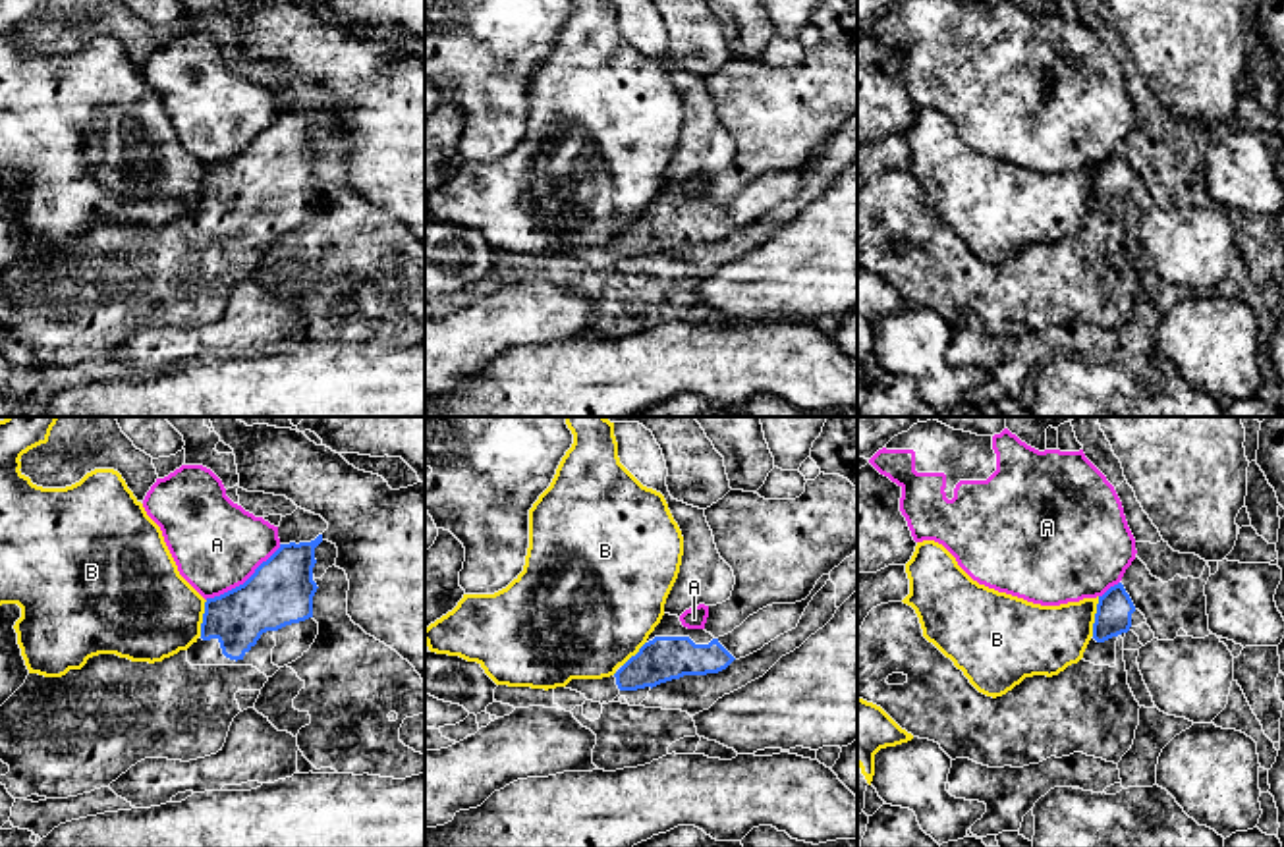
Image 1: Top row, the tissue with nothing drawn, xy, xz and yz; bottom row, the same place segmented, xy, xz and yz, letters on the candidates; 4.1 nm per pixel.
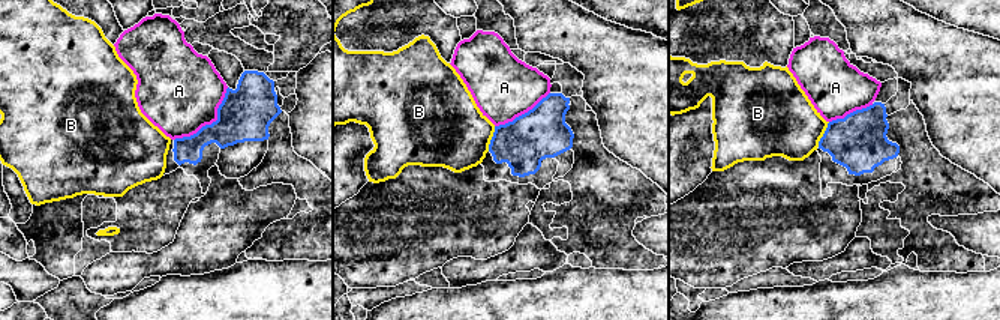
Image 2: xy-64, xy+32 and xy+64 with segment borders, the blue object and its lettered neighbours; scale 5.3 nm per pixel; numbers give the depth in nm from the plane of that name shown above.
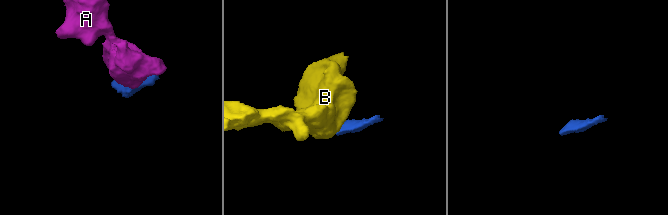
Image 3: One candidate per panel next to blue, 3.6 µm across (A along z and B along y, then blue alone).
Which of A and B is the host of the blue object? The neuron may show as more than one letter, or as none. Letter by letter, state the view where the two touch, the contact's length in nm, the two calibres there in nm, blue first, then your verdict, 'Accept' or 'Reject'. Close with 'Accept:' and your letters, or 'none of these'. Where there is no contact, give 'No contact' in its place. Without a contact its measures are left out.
A: Touches blue in xy. Shared border 400 nm. Thickness 280 nm (blue) against 380 nm. Reject
B: Touches blue in yz. Shared border 170 nm. Thickness 150 nm (blue) against 280 nm. Reject
Accept: none of these

